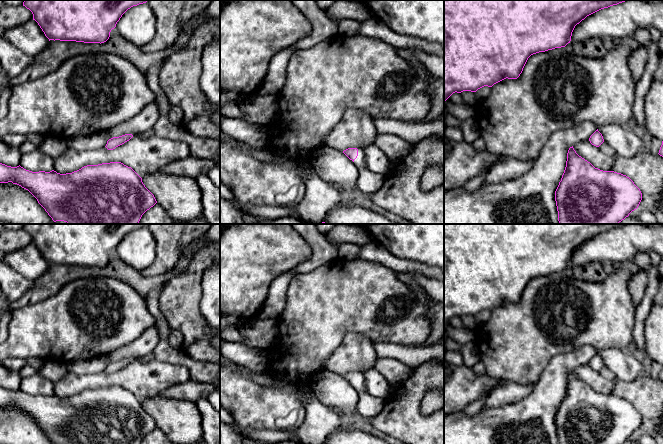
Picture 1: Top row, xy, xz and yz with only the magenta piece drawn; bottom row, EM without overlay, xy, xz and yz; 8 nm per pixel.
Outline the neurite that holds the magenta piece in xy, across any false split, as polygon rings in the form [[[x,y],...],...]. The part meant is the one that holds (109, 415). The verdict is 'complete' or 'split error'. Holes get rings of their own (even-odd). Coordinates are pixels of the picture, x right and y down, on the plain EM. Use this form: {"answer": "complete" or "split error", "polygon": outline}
{"answer": "complete", "polygon": [[[121,386],[87,389],[66,398],[32,396],[0,387],[0,407],[8,406],[28,414],[52,444],[140,444],[157,427],[142,402]]]}

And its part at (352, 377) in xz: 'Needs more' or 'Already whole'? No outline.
Needs more

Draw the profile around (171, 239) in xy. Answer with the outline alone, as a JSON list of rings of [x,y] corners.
[[[148,224],[156,240],[156,258],[144,270],[139,271],[145,277],[157,277],[168,274],[181,259],[184,250],[201,236],[205,235],[212,224]]]

